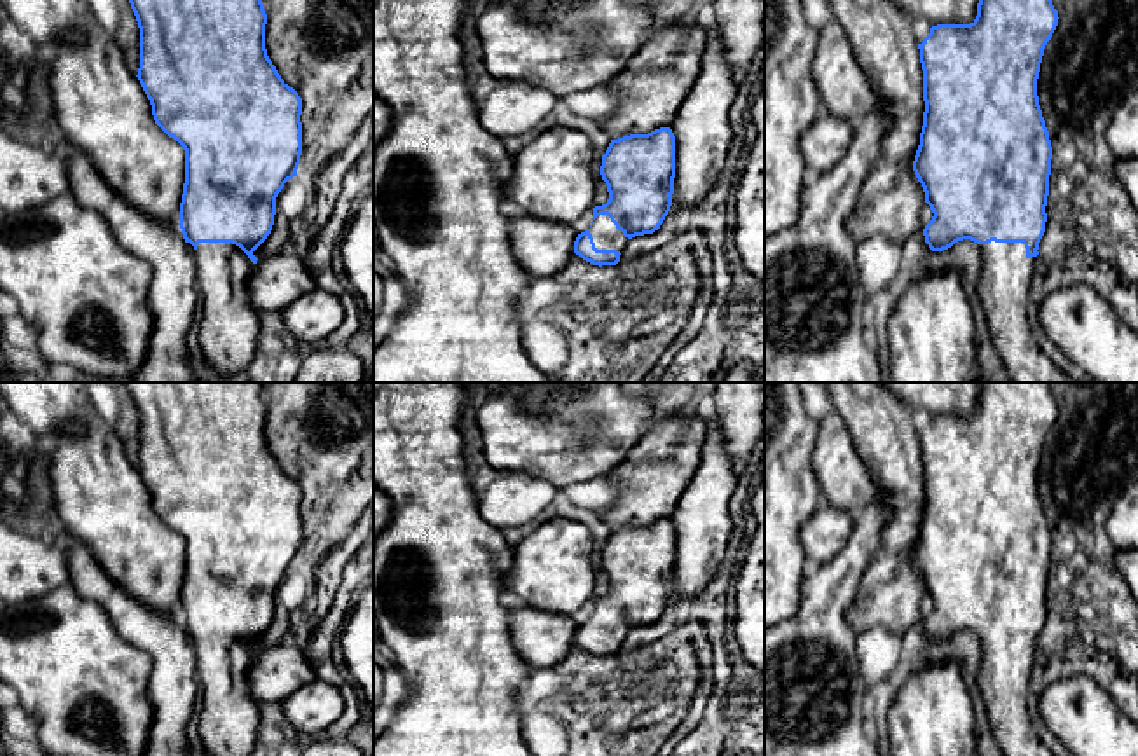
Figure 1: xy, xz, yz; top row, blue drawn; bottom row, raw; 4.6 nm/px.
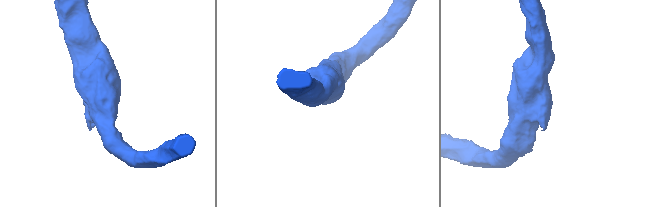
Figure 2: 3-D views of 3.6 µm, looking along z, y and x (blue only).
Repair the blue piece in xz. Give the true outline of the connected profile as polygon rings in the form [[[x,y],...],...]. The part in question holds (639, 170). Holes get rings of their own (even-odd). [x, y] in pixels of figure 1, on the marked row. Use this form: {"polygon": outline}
{"polygon": [[[670,127],[648,134],[630,134],[611,140],[600,166],[609,199],[593,208],[592,225],[578,234],[574,253],[593,265],[616,265],[621,251],[635,236],[653,234],[660,229],[672,206],[675,178],[675,136]]]}

